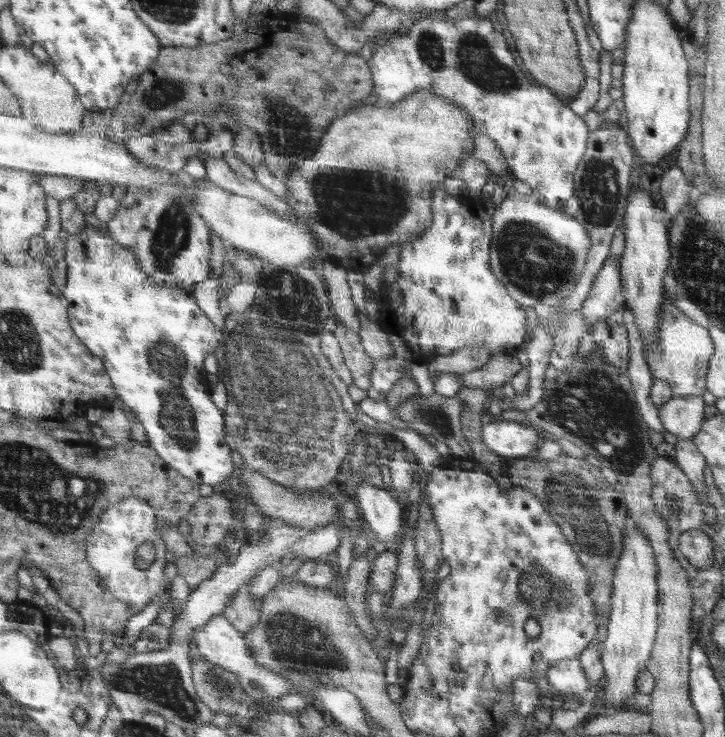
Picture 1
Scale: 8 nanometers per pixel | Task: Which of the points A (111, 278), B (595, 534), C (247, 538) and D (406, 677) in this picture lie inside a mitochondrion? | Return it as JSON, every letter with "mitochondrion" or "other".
{"A":"other","B":"mitochondrion","C":"other","D":"other"}

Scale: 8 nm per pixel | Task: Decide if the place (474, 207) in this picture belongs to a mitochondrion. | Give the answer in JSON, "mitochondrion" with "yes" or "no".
{"mitochondrion":"no"}

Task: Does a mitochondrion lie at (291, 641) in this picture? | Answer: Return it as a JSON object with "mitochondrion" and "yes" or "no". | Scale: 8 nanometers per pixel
{"mitochondrion":"yes"}

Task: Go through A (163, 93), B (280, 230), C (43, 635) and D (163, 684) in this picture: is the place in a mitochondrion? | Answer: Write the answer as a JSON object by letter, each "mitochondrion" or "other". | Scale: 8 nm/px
{"A":"mitochondrion","B":"other","C":"other","D":"mitochondrion"}

